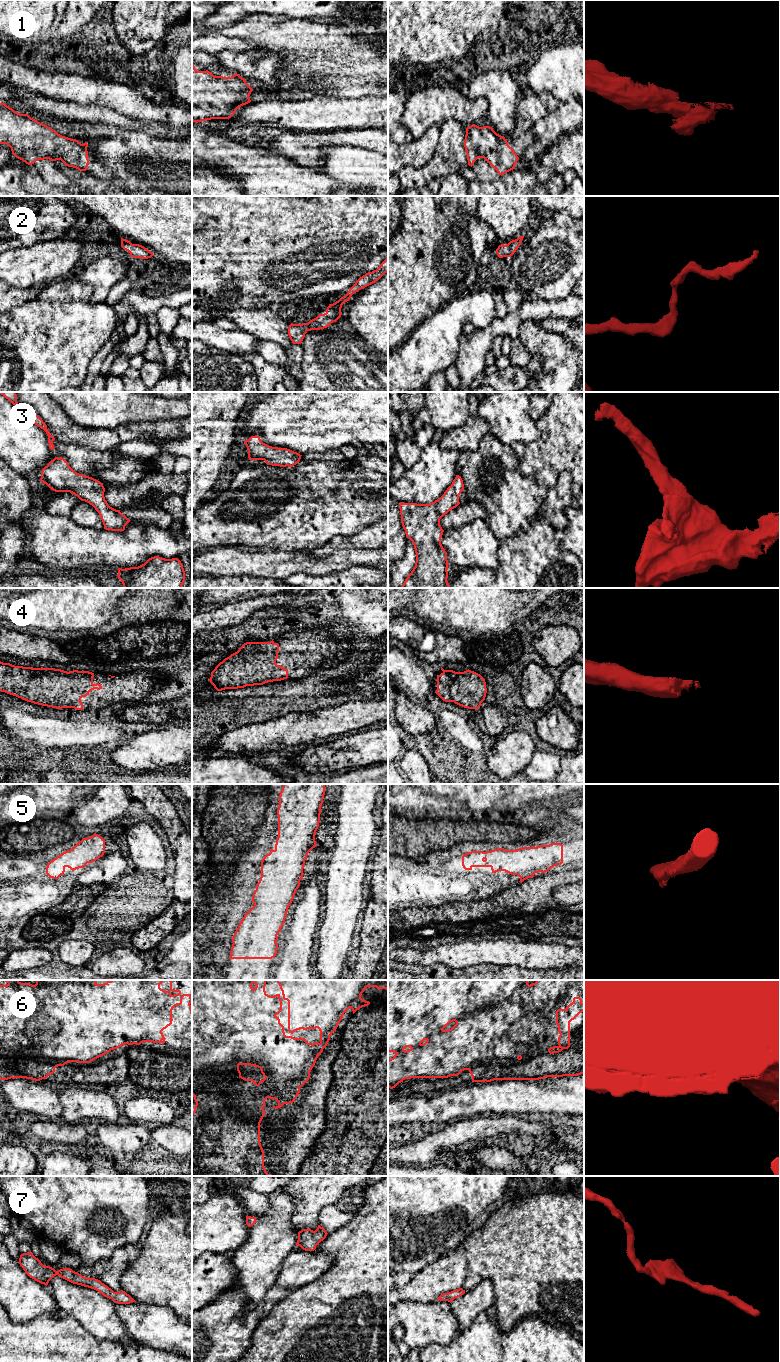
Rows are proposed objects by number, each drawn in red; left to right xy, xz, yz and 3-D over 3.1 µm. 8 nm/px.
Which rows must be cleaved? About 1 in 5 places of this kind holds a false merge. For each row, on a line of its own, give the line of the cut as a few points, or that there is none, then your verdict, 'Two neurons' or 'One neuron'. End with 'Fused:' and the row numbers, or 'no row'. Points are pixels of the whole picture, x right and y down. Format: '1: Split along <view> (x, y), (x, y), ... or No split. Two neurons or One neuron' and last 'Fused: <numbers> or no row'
1: No split. One neuron
2: No split. One neuron
3: No split. One neuron
4: No split. One neuron
5: No split. One neuron
6: Split along xz (262, 1106), (245, 1107), (222, 1127), (235, 1166), (252, 1175). Two neurons
7: No split. One neuron
Fused: 6

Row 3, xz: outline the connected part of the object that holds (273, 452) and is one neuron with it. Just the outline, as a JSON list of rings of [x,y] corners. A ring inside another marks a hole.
[[[251,436],[244,441],[248,450],[249,460],[264,460],[267,465],[280,467],[293,467],[296,465],[301,456],[287,448],[272,447],[263,443],[259,436]]]

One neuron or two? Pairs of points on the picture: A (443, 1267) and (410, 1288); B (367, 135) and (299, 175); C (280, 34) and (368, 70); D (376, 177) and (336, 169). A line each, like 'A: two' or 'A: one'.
A: one
B: two
C: one
D: one

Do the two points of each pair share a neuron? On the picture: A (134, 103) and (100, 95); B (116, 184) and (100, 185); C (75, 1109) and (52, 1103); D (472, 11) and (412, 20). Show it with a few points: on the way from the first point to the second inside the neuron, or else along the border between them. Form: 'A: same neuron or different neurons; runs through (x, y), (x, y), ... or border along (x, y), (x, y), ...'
A: same neuron; runs through (126, 100), (114, 95), (108, 95)
B: same neuron; runs through (112, 185), (104, 185)
C: different neurons; border along (58, 1095), (62, 1107), (61, 1115)
D: same neuron; runs through (457, 11), (427, 11)

